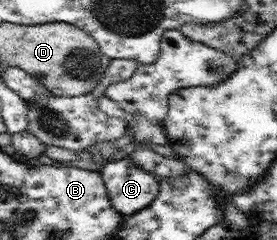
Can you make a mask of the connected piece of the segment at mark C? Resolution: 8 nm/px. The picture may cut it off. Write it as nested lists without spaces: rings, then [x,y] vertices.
[[[130,157],[107,162],[100,173],[111,204],[123,218],[149,208],[159,194],[160,182]]]

